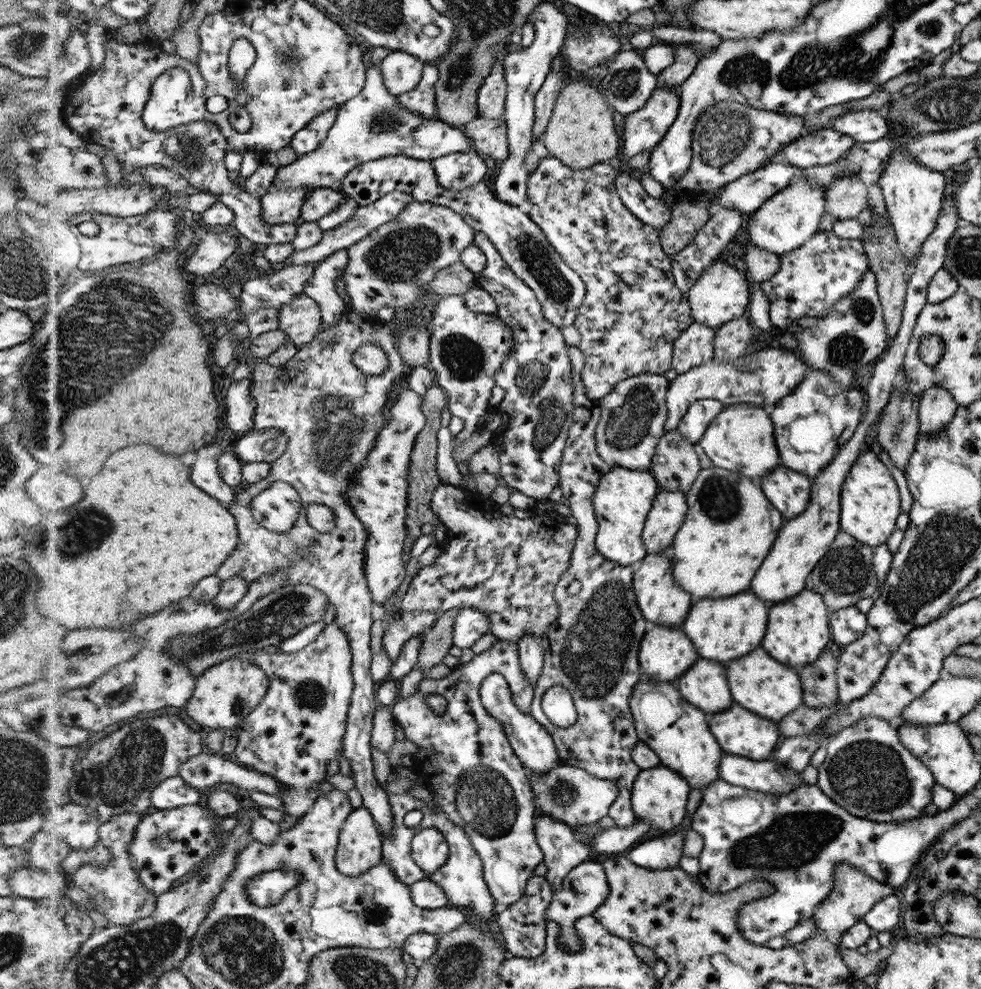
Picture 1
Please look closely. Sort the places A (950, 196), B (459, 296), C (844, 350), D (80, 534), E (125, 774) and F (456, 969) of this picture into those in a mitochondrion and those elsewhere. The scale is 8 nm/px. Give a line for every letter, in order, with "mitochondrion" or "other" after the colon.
A: other
B: other
C: mitochondrion
D: mitochondrion
E: mitochondrion
F: mitochondrion

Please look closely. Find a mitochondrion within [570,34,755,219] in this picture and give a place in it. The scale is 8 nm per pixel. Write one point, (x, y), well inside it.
(626, 81)

